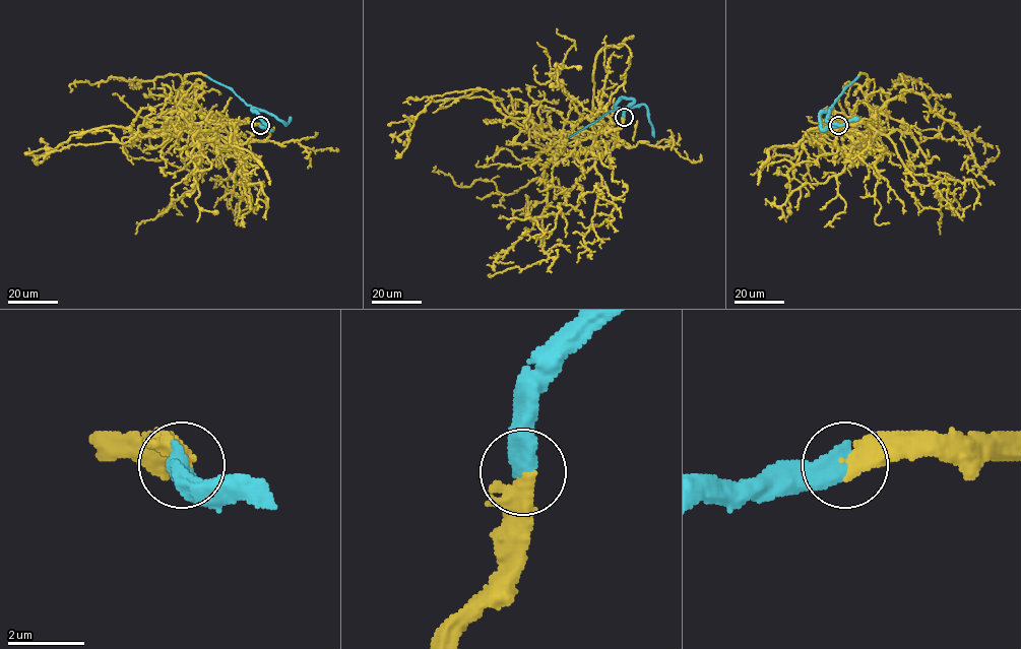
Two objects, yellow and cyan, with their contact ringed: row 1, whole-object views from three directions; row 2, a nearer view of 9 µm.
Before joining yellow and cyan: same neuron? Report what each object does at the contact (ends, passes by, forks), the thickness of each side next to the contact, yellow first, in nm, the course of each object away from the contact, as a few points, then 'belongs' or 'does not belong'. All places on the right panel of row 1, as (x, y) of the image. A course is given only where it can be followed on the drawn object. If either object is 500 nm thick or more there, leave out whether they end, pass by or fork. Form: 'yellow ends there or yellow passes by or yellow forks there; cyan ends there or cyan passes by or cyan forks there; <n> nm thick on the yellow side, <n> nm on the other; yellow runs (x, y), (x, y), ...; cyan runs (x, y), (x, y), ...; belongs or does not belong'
360 nm thick on the yellow side, 600 nm on the other; yellow runs (838, 125), (870, 123), (887, 102), (914, 91), (935, 112), (958, 125), (979, 168), (999, 153), (997, 146); cyan runs (838, 125), (821, 128), (820, 114), (829, 109), (826, 120), (831, 123), (843, 124), (858, 119); belongs

